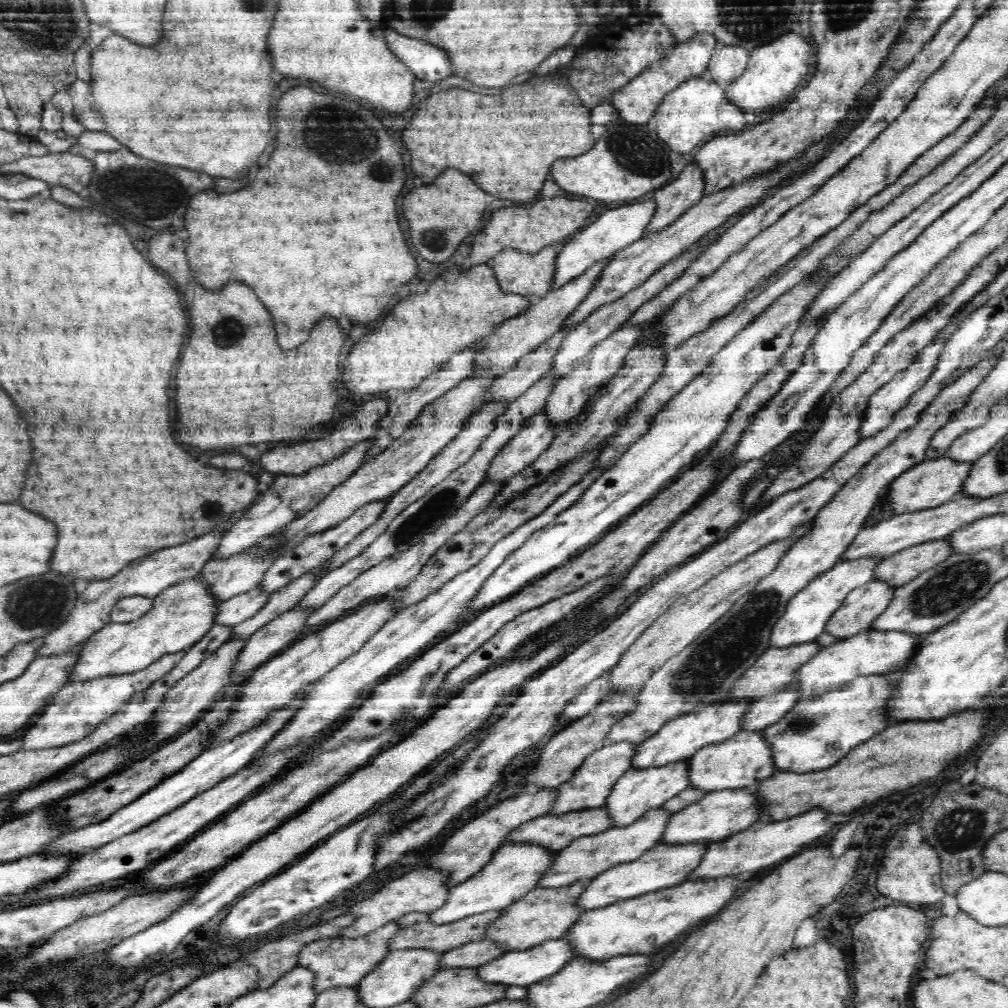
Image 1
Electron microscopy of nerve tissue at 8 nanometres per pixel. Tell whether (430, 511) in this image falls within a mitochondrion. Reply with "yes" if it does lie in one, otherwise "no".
yes

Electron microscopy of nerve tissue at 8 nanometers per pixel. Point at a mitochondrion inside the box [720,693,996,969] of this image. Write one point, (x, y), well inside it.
(957, 829)

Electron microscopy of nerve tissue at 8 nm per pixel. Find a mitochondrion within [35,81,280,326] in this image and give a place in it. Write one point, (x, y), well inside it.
(147, 193)

